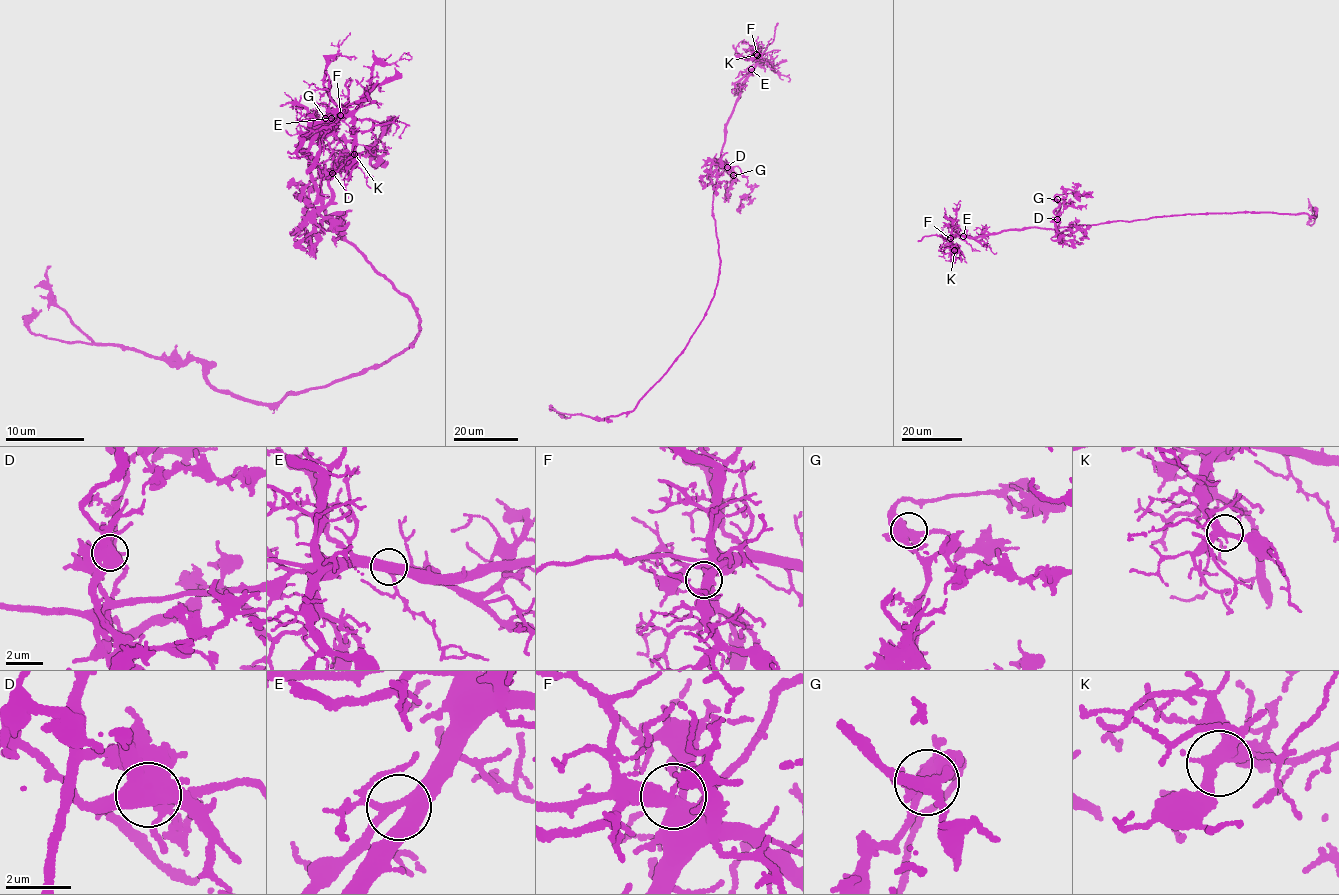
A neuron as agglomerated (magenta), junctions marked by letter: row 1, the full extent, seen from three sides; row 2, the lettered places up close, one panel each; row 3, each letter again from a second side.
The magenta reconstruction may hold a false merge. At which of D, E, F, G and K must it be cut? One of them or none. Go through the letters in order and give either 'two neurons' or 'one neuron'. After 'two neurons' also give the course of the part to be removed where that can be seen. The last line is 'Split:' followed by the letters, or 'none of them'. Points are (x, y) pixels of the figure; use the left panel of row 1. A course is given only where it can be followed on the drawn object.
D: two neurons; foreign part runs (332, 173), (345, 159), (379, 143), (386, 128), (373, 141), (369, 163), (385, 162)
E: one neuron
F: one neuron
G: one neuron
K: one neuron
Split: D

